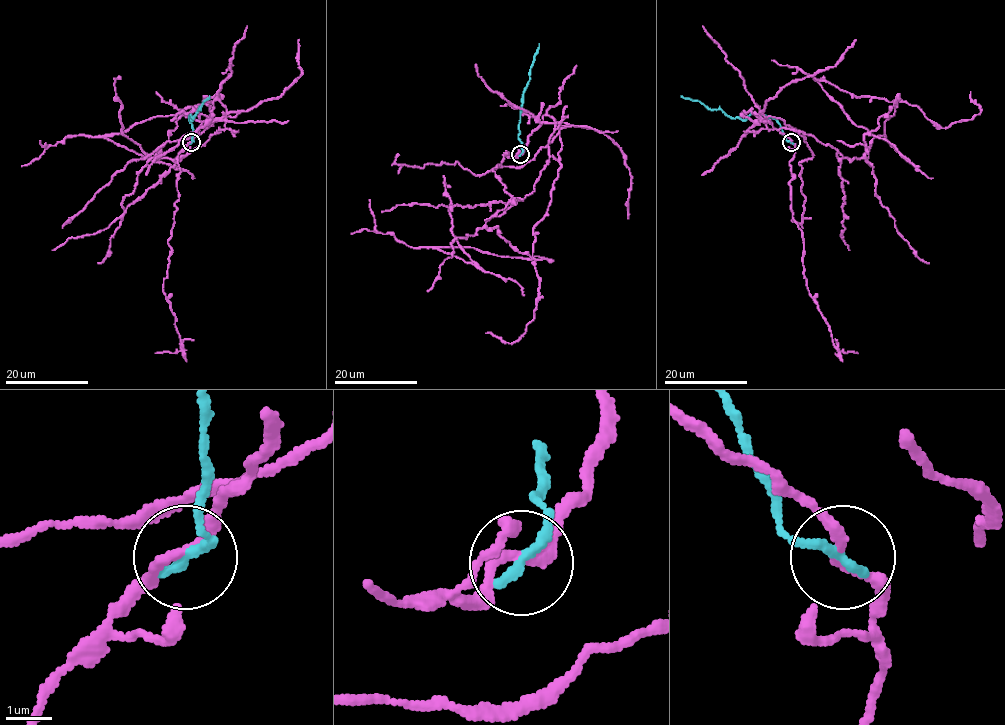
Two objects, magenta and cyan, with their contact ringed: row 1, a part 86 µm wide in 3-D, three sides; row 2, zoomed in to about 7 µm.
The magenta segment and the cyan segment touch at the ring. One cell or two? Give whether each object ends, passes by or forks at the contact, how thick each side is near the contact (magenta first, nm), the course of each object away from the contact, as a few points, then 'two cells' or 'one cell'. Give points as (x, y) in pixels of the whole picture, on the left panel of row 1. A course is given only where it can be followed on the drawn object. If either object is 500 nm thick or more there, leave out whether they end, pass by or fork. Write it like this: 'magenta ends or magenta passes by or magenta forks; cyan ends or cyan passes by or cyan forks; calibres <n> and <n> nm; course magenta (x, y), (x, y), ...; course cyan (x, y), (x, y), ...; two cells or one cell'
magenta passes by; cyan ends; calibres 220 and 280 nm; course magenta (190, 142), (217, 100), (225, 129), (182, 157), (156, 158), (200, 105), (106, 137), (146, 153), (121, 77); course cyan (190, 142), (190, 113), (192, 120), (209, 96); two cells

